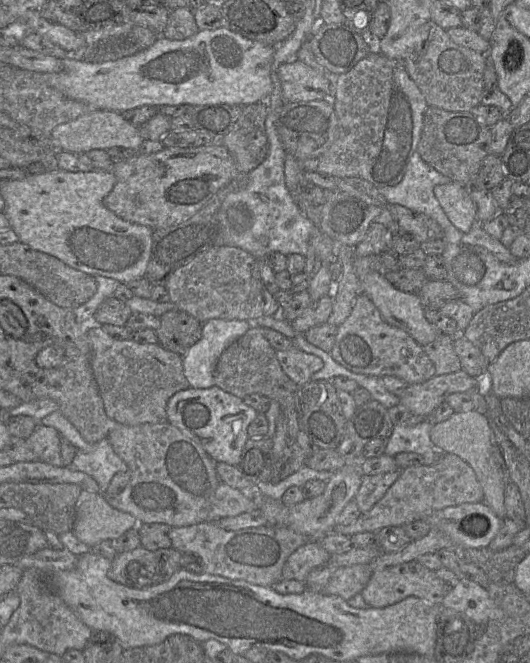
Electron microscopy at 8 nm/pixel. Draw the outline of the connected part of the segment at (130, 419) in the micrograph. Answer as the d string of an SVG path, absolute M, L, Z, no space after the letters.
M96 324L87 327L87 336L91 344L91 367L107 416L128 426L167 422L169 399L191 387L184 375L182 356L159 343L116 339Z

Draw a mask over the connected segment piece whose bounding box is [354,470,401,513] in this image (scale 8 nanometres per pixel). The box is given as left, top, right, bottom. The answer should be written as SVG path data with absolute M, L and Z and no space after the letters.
M400 470L377 474L363 475L361 486L354 498L361 513L369 511L383 496L388 489L398 480Z

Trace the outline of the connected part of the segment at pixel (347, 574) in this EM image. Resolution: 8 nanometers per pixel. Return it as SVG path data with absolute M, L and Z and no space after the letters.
M356 564L337 568L322 592L340 596L347 601L354 595L361 593L372 574L373 571L369 564Z

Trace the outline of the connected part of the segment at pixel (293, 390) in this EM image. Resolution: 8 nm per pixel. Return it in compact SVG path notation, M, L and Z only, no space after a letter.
M250 327L221 354L214 370L214 383L241 399L250 394L262 394L277 401L281 413L287 418L289 436L292 440L296 440L302 422L300 387L284 372L276 353L277 351L265 337L263 329Z

